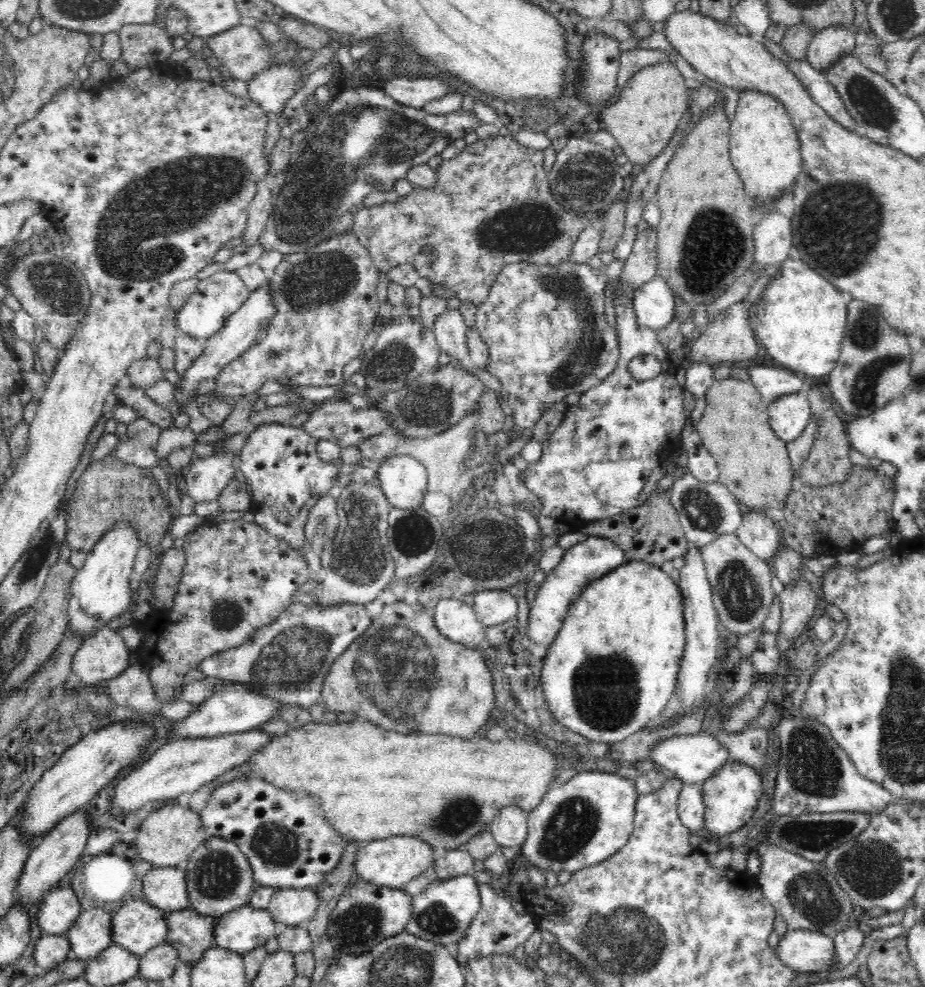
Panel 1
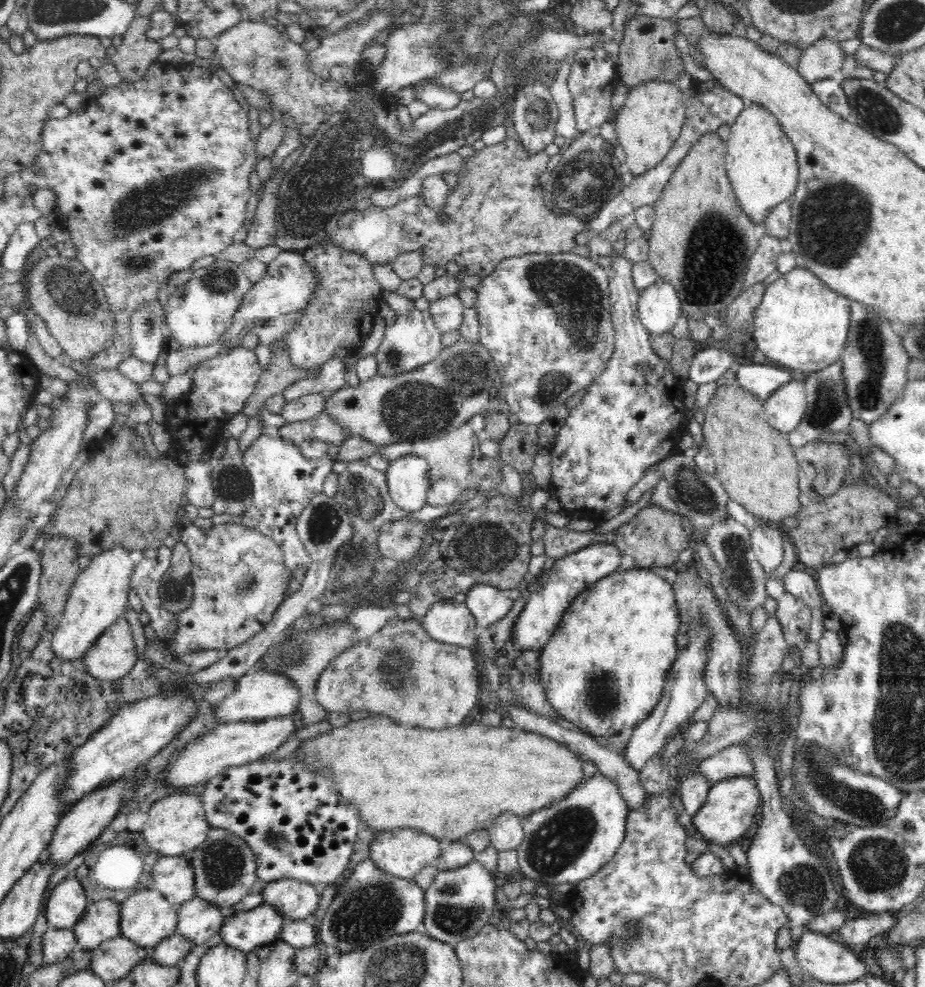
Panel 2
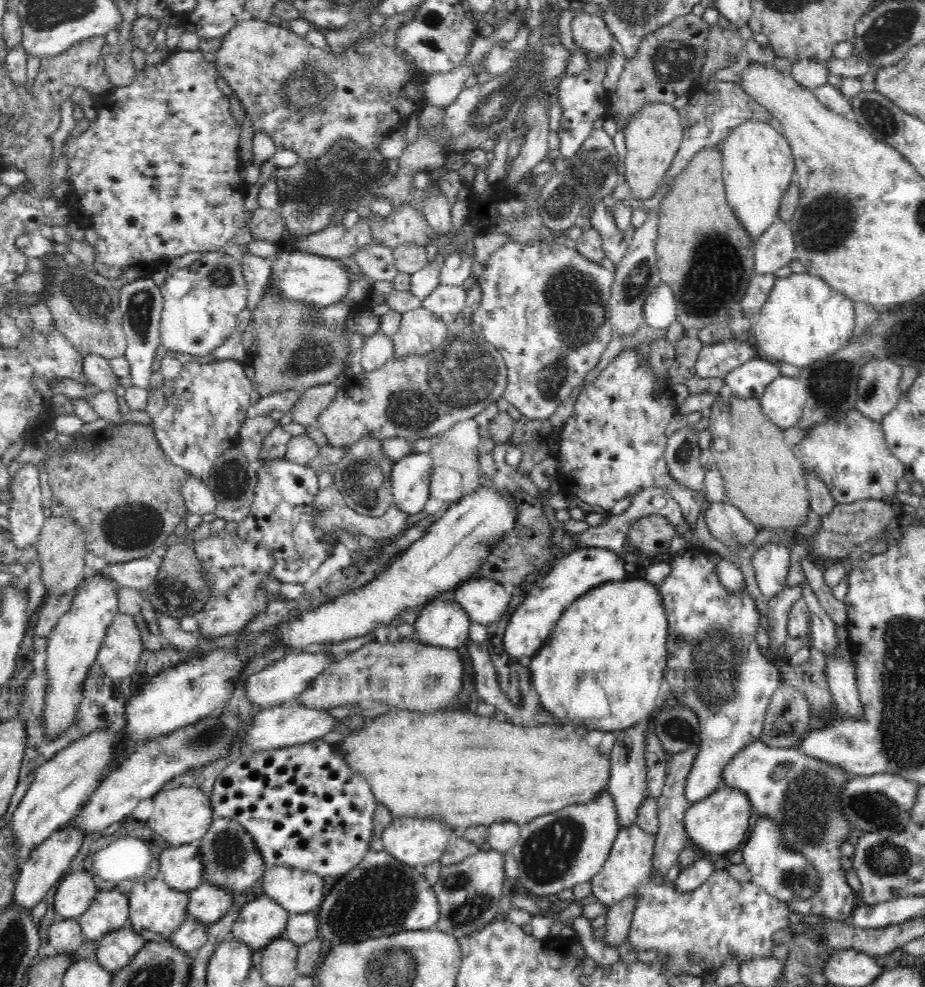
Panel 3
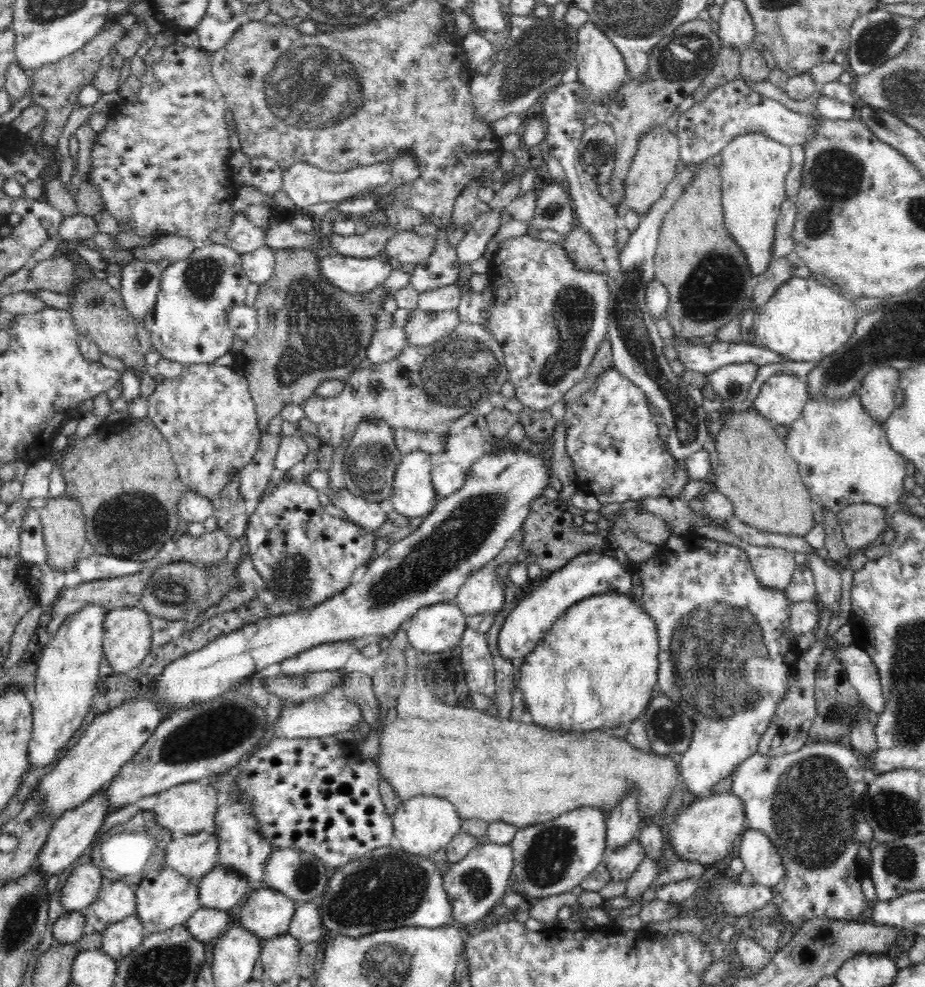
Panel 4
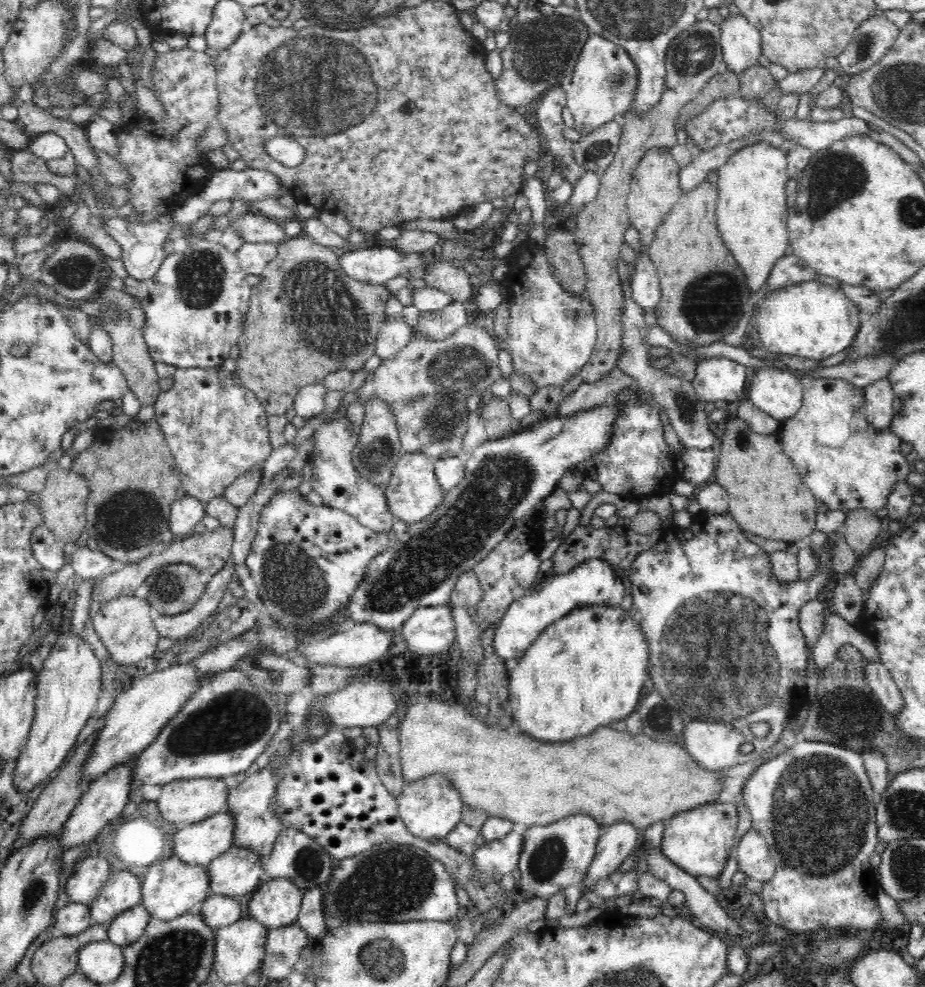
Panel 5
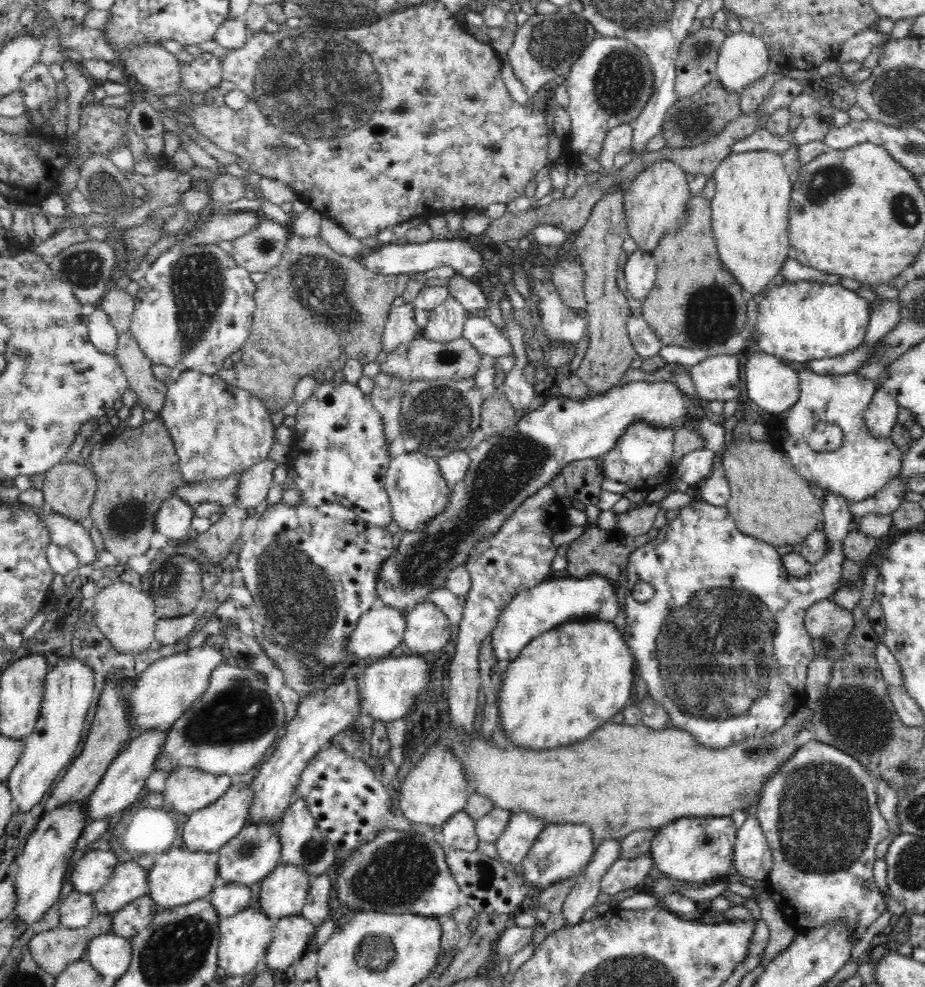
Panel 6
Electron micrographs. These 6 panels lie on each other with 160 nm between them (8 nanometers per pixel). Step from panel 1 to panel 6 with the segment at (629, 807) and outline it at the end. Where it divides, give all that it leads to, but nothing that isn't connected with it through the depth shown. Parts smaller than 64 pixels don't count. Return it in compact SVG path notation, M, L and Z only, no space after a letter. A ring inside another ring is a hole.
M548 824L540 832L522 864L523 877L533 888L543 890L562 880L577 876L591 861L595 853L592 829L586 824Z

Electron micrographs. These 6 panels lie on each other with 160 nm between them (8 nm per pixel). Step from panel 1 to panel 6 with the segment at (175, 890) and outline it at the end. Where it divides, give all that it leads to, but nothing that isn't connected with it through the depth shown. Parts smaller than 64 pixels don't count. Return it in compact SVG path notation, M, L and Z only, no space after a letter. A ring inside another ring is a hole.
M249 784L230 786L225 796L207 808L195 811L183 819L183 846L190 852L216 852L226 842L230 842L248 823L248 812L254 800Z

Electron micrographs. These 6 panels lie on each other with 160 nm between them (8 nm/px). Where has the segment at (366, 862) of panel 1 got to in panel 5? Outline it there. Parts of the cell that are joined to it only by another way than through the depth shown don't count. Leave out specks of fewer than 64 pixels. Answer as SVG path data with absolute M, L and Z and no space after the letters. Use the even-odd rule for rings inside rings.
M430 774L416 782L404 786L404 792L398 796L398 813L406 828L416 838L424 840L442 839L454 830L454 826L461 822L465 810L460 793L451 785L447 776Z

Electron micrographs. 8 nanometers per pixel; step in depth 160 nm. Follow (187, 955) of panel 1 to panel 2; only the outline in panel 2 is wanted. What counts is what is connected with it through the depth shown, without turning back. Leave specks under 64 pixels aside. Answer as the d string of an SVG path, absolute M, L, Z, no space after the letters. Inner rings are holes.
M194 896L192 900L188 900L188 902L184 902L184 904L178 906L175 932L187 938L192 943L193 947L198 947L209 942L214 934L219 934L221 924L226 915L227 912L220 907L214 906Z

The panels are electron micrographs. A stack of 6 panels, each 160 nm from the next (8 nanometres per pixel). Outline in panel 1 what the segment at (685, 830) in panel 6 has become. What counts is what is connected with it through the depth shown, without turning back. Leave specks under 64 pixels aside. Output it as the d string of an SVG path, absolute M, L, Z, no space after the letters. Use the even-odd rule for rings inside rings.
M730 760L714 772L709 779L702 782L705 832L707 834L729 835L752 819L753 813L757 810L758 802L765 799L761 780L758 770L742 763L742 761Z

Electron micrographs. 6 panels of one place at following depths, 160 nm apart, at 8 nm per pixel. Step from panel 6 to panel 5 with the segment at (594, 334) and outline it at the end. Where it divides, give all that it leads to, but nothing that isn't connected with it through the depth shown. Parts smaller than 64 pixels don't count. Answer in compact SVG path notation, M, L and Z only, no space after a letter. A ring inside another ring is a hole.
M698 21L670 42L665 58L665 87L660 100L645 114L632 110L624 115L625 123L621 125L619 147L614 160L600 176L597 197L591 200L576 220L573 232L579 254L586 270L586 298L594 305L597 321L597 341L590 360L584 364L579 376L584 383L600 380L607 372L616 368L618 351L622 342L623 285L618 276L618 260L625 240L625 232L631 221L627 210L627 197L632 184L633 174L645 152L652 147L669 147L677 145L675 124L681 108L689 103L701 88L713 76L727 70L723 59L719 25L711 21Z

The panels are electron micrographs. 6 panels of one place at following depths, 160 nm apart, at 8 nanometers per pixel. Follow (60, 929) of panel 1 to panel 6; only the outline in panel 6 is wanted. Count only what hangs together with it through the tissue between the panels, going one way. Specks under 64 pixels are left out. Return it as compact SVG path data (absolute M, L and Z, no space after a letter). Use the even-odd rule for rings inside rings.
M87 850L84 856L73 864L74 870L70 876L73 887L78 892L91 894L106 884L119 861L114 850Z

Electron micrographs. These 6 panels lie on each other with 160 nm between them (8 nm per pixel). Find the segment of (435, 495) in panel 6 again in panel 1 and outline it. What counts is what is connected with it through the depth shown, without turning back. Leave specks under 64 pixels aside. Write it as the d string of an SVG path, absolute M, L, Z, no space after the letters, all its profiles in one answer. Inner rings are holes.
M393 454L377 467L376 483L393 507L413 509L423 502L428 472L413 456Z

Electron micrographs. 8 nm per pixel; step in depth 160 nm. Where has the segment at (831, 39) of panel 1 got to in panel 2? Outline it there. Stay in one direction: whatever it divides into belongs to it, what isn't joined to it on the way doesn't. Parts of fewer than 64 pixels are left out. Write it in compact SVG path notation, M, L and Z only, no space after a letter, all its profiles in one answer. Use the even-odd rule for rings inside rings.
M820 39L801 51L796 69L809 83L825 78L838 78L845 58L840 41Z

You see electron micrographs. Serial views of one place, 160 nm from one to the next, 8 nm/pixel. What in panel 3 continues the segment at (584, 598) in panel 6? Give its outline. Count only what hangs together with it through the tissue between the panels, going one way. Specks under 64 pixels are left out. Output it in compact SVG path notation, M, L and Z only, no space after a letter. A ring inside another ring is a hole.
M575 548L558 556L551 563L551 569L542 578L542 582L539 585L533 583L527 589L524 600L511 614L504 632L504 650L516 660L520 656L532 657L548 640L563 612L577 598L601 584L623 581L624 574L624 559L619 553L607 548Z

